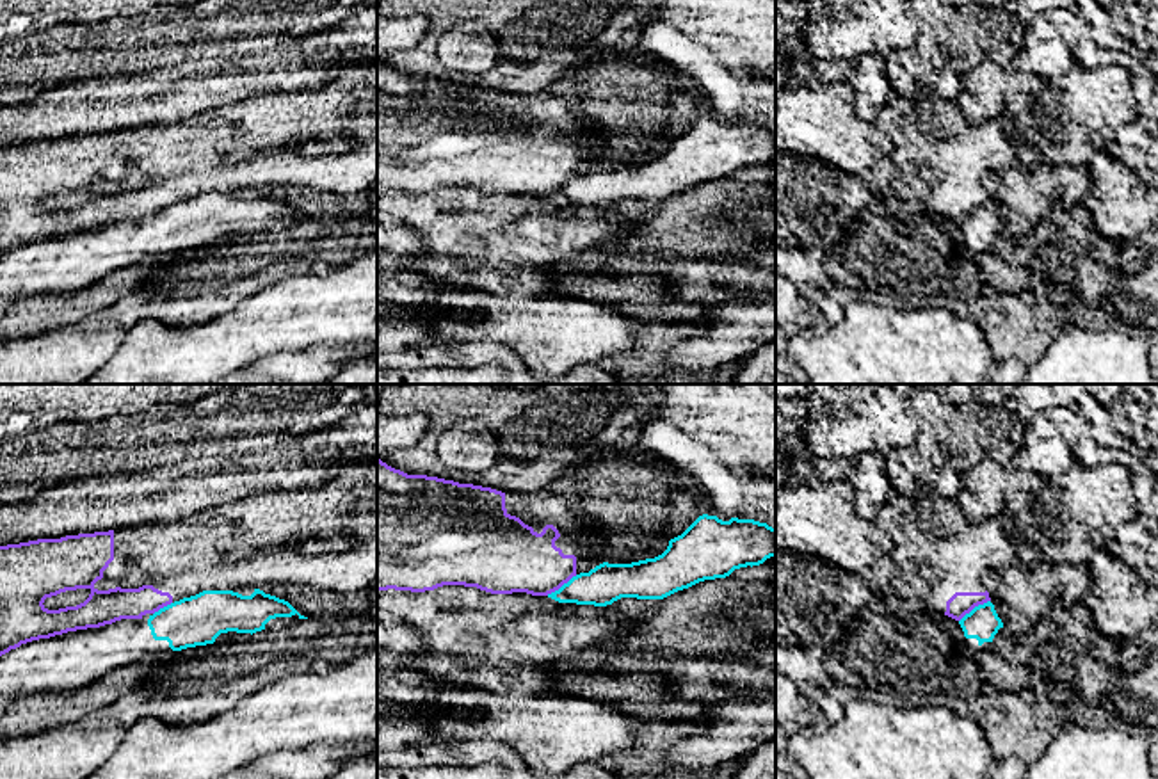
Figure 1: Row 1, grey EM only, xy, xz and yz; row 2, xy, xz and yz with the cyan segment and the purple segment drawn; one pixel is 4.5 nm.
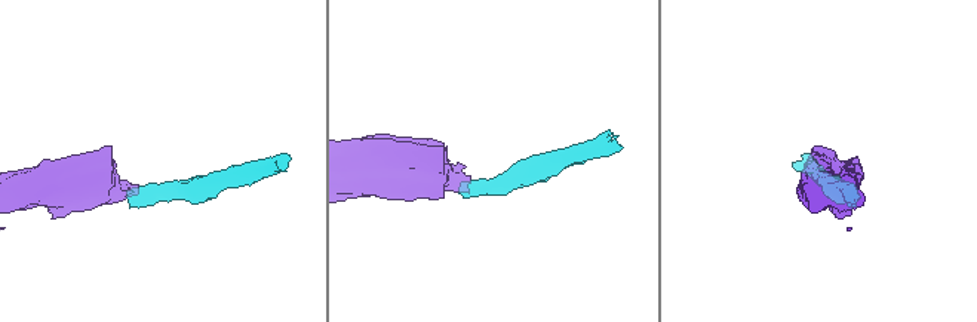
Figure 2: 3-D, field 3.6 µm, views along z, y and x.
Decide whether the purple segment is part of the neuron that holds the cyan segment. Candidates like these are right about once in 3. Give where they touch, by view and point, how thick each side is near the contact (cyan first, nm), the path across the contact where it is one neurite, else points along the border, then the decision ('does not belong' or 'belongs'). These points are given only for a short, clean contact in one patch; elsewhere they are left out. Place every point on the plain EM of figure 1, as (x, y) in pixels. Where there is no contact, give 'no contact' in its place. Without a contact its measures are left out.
meets cyan in yz at (975, 208); 160 nm thick on the cyan side, 110 nm on the other; border along yz (989, 201), (975, 207), (959, 223); does not belong

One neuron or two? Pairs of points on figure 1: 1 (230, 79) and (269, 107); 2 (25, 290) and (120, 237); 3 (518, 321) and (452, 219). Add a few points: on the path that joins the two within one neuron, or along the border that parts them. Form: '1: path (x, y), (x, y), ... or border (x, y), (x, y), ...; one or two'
1: border (294, 89), (262, 91), (214, 109); two
2: path (48, 283), (66, 280), (96, 253); one
3: border (461, 289), (488, 290), (502, 296); two

